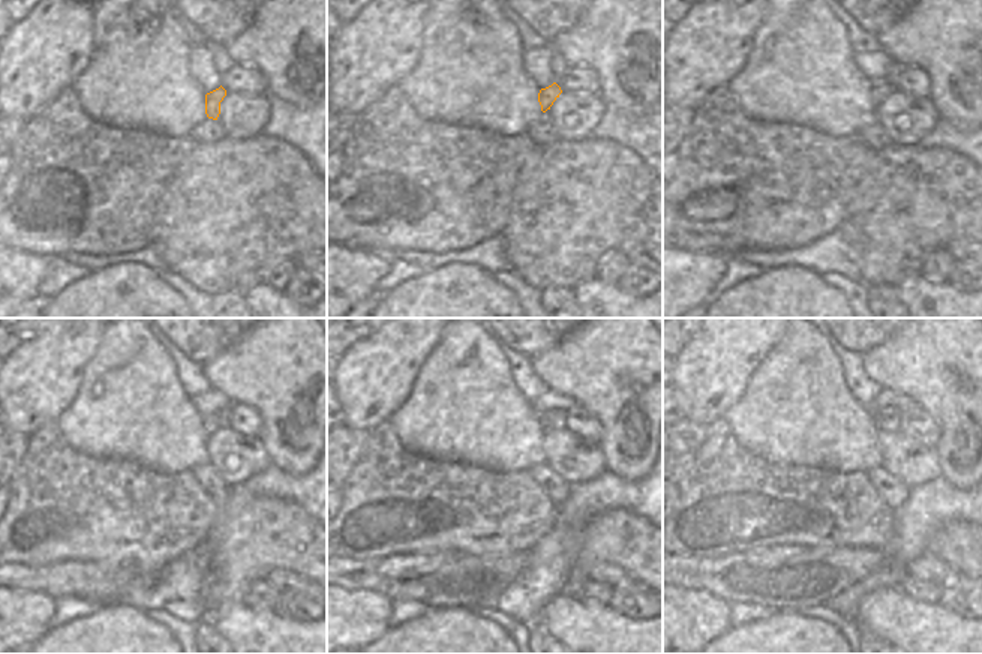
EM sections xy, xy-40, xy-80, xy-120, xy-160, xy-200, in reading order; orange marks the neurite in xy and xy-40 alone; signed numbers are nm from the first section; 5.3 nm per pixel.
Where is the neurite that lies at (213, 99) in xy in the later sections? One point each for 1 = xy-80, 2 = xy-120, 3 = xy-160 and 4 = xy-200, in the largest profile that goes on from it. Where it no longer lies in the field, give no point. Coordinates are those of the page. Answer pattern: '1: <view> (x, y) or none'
1: xy-80 (880, 90)
2: xy-120 (209, 423)
3: xy-160 (544, 419)
4: xy-200 (888, 411)

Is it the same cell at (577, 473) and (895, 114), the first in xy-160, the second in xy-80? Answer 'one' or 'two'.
one

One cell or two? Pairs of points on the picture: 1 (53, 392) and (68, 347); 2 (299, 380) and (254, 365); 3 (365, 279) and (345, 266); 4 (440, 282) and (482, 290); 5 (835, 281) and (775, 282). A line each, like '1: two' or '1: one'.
1: one
2: one
3: one
4: one
5: two

